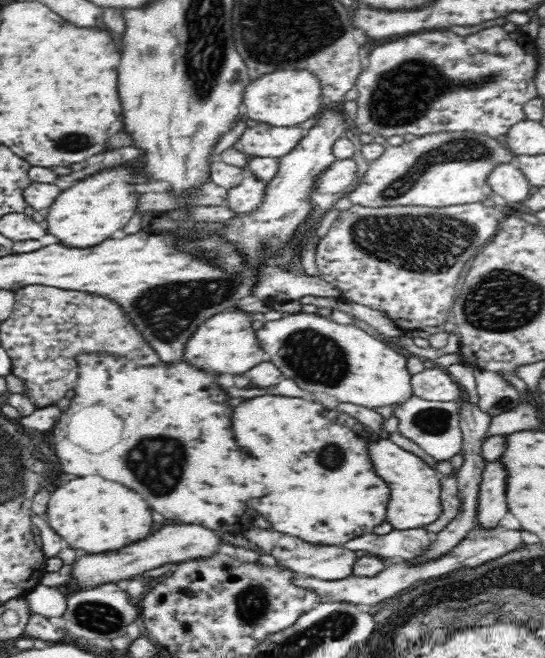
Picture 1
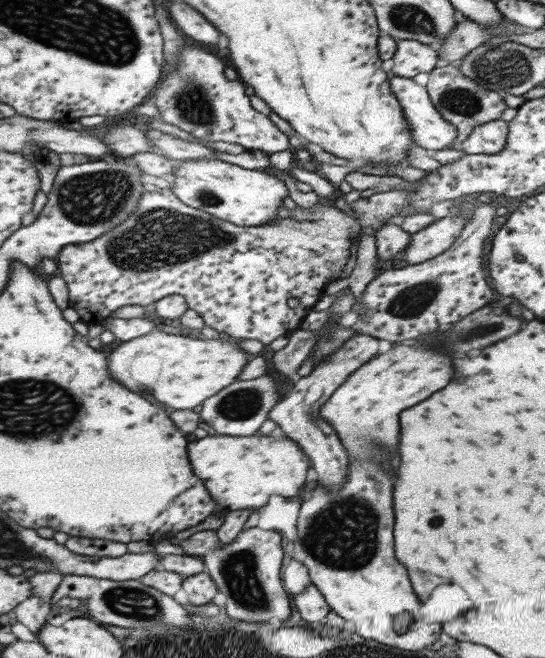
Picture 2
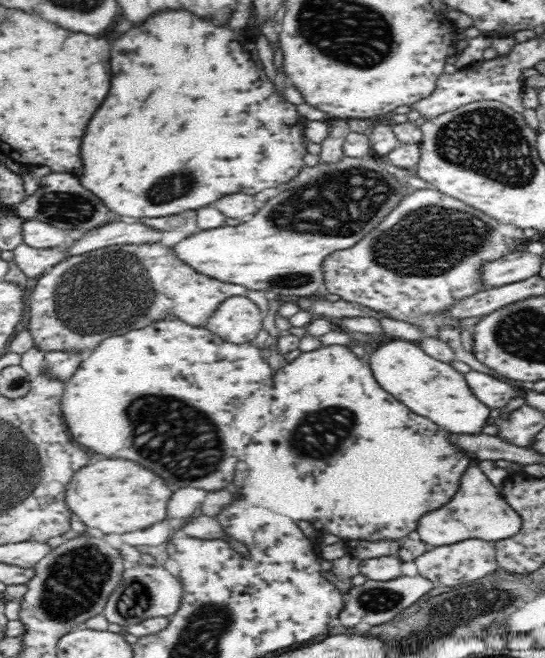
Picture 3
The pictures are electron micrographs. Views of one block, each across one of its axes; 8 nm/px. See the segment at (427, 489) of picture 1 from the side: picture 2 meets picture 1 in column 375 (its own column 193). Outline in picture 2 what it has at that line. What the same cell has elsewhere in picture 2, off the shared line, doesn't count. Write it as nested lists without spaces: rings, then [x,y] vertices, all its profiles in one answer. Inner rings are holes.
[[[276,432],[269,435],[229,436],[206,435],[201,439],[191,437],[187,442],[187,457],[193,475],[199,477],[209,493],[209,497],[215,501],[220,512],[238,512],[245,508],[259,509],[267,504],[269,497],[277,496],[295,497],[300,494],[305,482],[305,472],[309,468],[306,456],[301,447],[289,437]]]

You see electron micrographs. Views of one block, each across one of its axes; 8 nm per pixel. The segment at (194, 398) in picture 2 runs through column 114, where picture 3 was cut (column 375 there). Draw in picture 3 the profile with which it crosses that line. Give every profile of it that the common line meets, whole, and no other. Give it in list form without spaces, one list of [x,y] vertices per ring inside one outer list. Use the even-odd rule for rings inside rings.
[[[389,338],[383,341],[383,344],[370,354],[370,368],[374,372],[374,378],[378,380],[378,384],[386,392],[390,392],[396,400],[404,402],[404,405],[408,404],[413,413],[432,420],[448,432],[480,434],[481,428],[491,422],[490,416],[488,416],[490,409],[472,394],[464,378],[465,374],[450,366],[450,363],[440,362],[428,356],[416,342],[405,341],[400,338]]]

